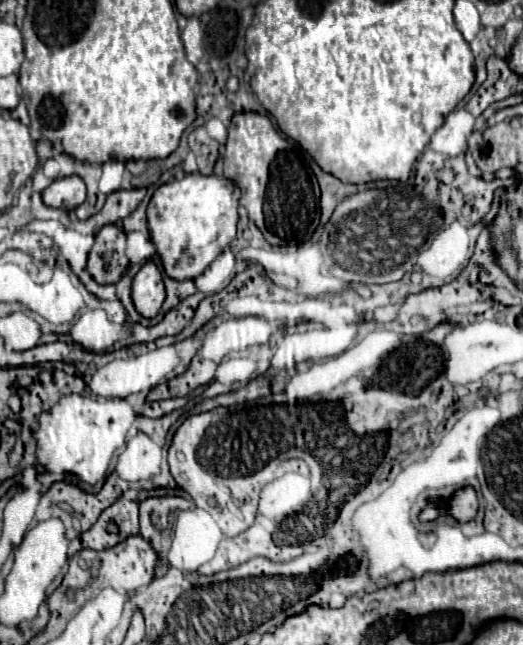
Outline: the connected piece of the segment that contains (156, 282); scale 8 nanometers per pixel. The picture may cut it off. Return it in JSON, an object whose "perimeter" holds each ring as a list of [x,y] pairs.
{"perimeter":[[[151,260],[145,262],[141,266],[141,270],[135,274],[131,298],[135,302],[135,308],[145,318],[153,318],[159,312],[159,308],[165,300],[165,286],[163,286],[163,278],[161,278],[161,272],[157,270],[155,262],[151,262]]]}

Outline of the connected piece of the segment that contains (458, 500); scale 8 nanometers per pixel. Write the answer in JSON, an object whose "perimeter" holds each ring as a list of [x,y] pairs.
{"perimeter":[[[463,488],[463,490],[459,490],[459,492],[453,494],[447,512],[451,516],[455,516],[459,522],[467,522],[467,520],[475,518],[477,506],[479,506],[479,502],[477,502],[475,490],[473,488]]]}

